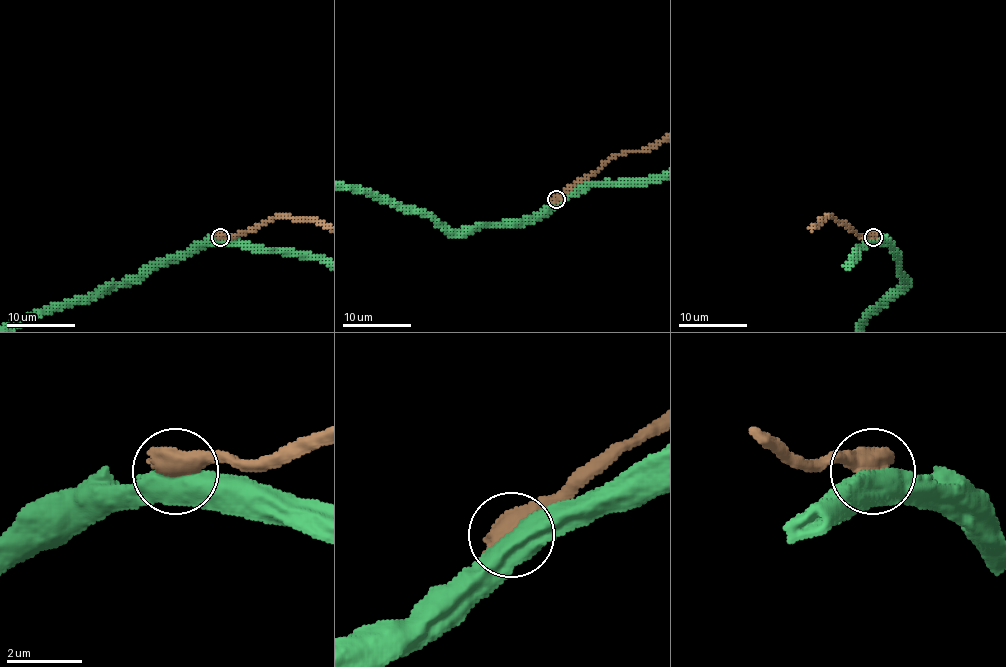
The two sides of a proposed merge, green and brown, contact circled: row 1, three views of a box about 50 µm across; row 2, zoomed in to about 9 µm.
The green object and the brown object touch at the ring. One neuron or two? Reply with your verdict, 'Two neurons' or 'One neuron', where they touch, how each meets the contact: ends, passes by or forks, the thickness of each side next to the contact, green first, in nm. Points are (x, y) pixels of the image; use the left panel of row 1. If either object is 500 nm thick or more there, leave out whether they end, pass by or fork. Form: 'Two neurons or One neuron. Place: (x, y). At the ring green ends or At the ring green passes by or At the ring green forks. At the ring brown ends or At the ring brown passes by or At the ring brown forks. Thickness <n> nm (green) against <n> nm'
Two neurons. Place: (220, 237). Thickness 550 nm (green) against 700 nm

